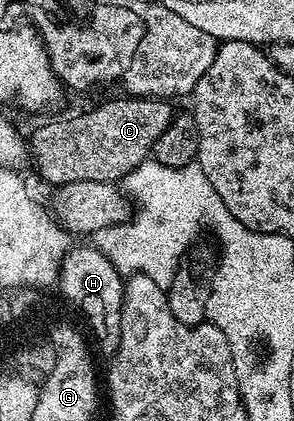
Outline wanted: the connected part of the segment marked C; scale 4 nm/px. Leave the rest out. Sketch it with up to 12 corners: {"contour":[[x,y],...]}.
{"contour":[[120,95],[31,137],[50,186],[120,182],[175,109]]}

